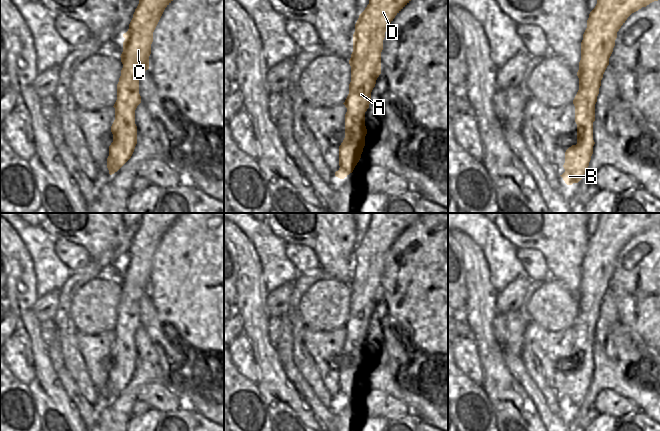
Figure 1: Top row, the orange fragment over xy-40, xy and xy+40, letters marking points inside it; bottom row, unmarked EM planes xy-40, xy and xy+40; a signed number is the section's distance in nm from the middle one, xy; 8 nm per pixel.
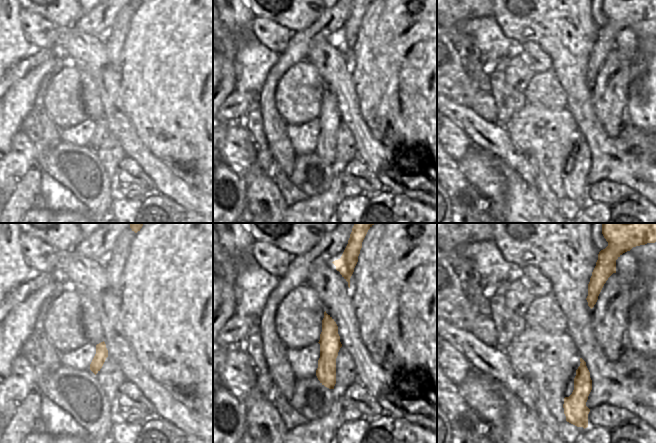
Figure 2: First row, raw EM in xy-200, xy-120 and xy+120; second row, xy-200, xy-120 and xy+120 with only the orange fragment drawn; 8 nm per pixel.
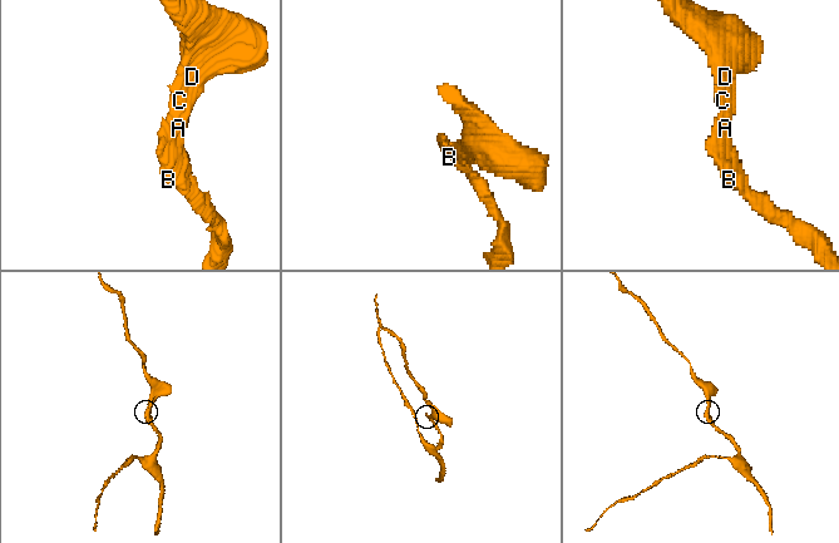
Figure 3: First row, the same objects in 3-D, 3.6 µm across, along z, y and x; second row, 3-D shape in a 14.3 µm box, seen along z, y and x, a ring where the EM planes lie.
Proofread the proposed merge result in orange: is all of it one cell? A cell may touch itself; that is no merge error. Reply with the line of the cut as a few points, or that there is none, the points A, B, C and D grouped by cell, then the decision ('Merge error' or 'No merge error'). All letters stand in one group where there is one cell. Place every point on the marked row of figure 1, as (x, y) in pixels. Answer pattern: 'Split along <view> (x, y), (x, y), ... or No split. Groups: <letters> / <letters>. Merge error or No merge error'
No split. Groups: A B C D. No merge error

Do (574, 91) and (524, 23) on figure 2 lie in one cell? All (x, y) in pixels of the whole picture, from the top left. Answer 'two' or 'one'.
one

